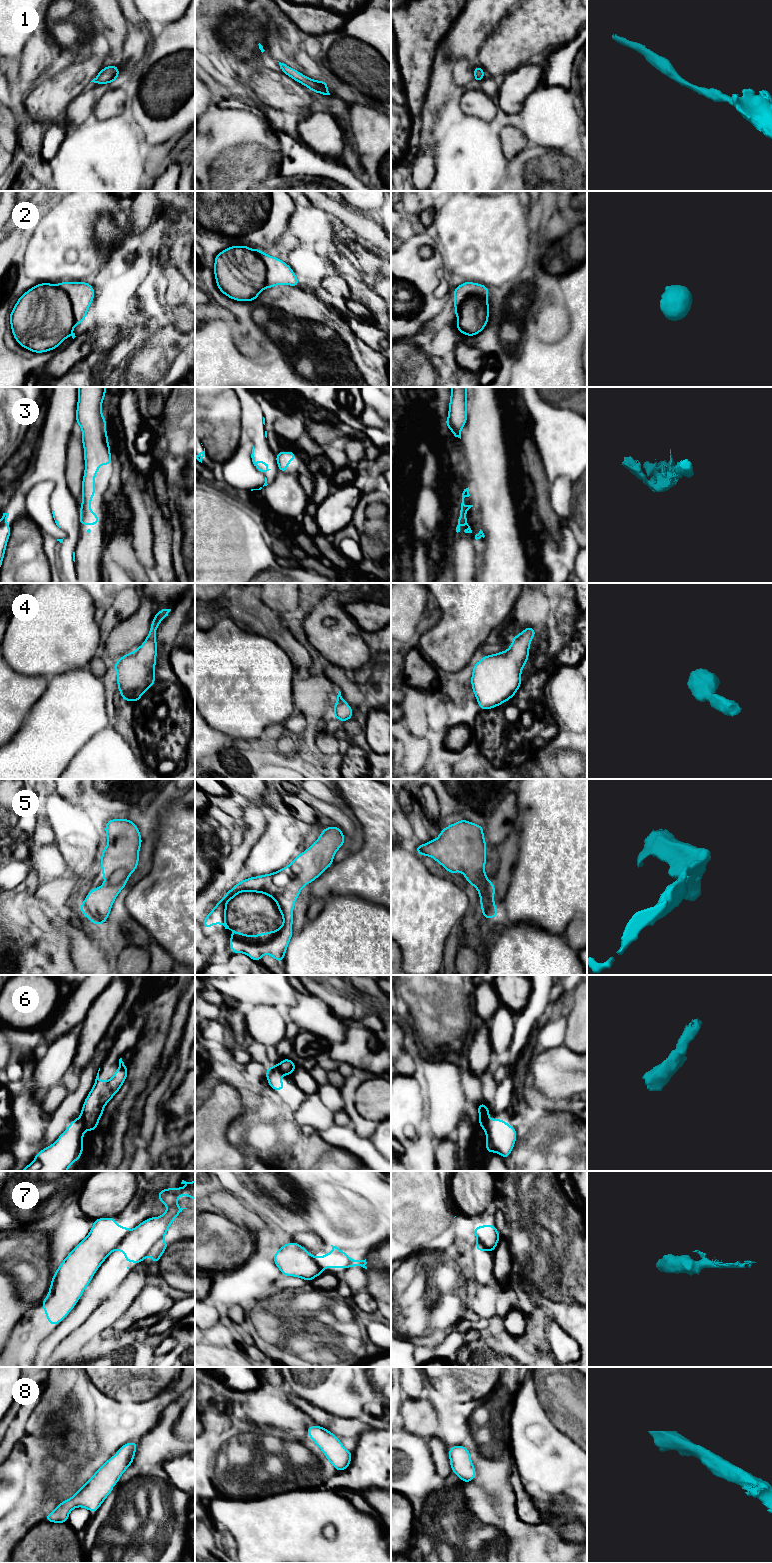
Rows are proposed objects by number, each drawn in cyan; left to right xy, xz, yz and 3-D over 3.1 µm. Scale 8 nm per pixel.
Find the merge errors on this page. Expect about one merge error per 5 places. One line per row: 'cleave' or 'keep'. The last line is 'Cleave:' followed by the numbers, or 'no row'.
1: keep
2: keep
3: cleave
4: keep
5: keep
6: cleave
7: cleave
8: keep
Cleave: 3, 6, 7

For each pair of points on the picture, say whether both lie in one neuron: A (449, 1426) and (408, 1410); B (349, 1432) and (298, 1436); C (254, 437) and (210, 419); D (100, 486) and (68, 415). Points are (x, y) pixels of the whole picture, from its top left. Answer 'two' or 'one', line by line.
A: two
B: two
C: one
D: two

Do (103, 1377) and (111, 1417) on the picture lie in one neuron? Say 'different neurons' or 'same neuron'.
same neuron

